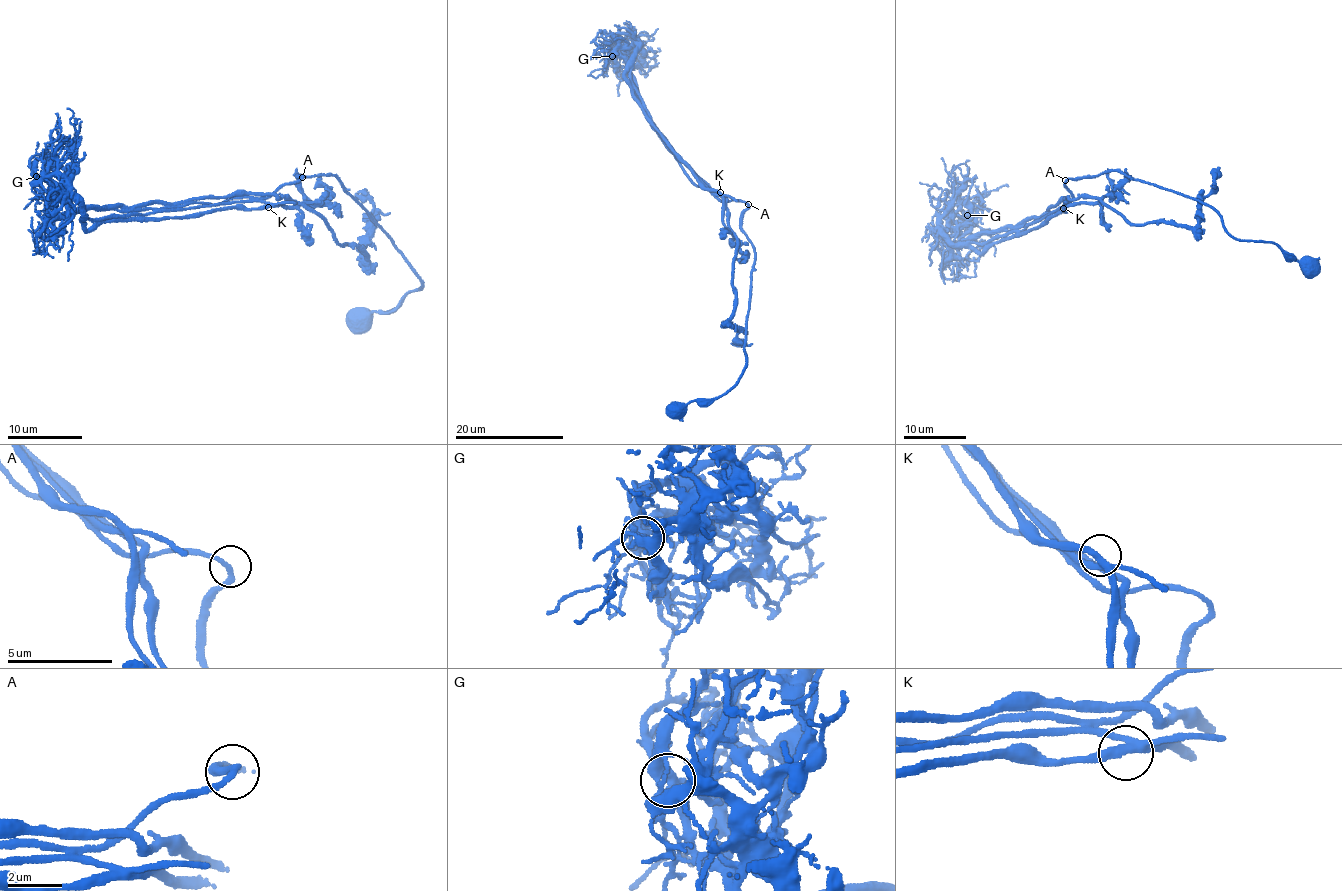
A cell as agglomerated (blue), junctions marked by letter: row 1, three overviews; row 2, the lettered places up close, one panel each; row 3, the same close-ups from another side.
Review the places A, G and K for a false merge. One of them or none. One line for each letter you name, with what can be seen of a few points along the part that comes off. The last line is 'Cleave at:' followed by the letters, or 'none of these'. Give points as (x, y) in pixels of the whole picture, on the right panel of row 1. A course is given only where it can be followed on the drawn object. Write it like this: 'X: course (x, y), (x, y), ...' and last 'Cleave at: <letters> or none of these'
G: course (967, 215), (954, 220), (936, 214), (952, 243), (1000, 241), (1062, 205), (1096, 203), (1118, 194), (1126, 169)
Cleave at: G

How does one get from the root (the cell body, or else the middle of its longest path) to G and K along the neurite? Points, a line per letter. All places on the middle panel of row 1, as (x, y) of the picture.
G: (746, 204), (736, 200), (723, 201), (683, 161), (644, 110), (630, 65), (617, 54), (612, 56)
K: (746, 204), (736, 200), (723, 201), (717, 195), (720, 192)

